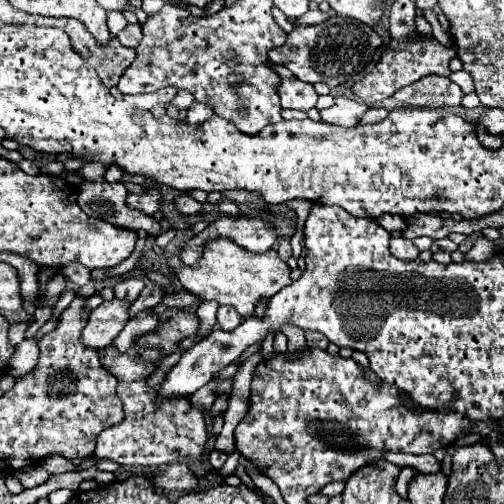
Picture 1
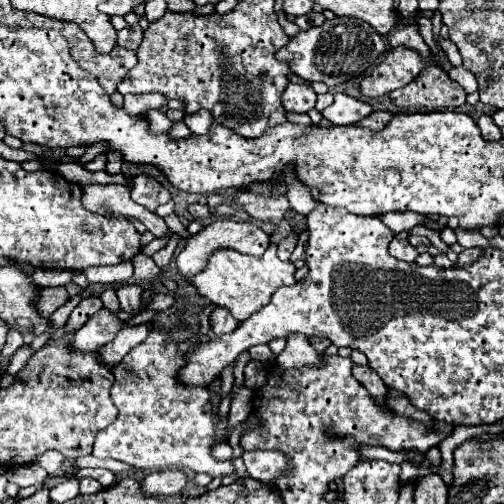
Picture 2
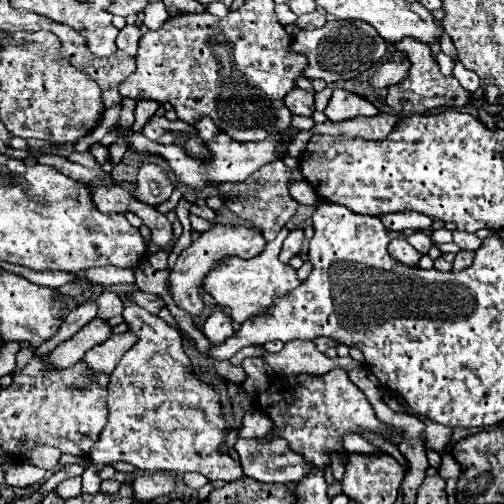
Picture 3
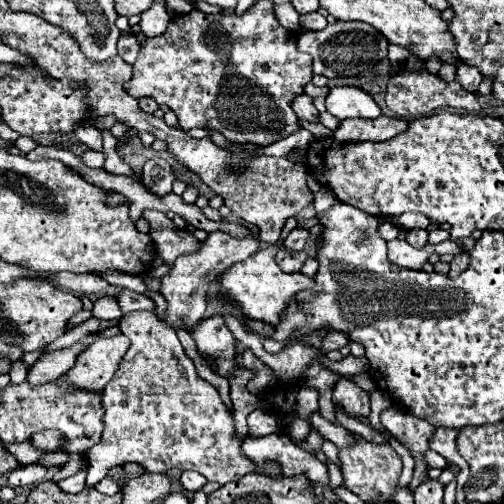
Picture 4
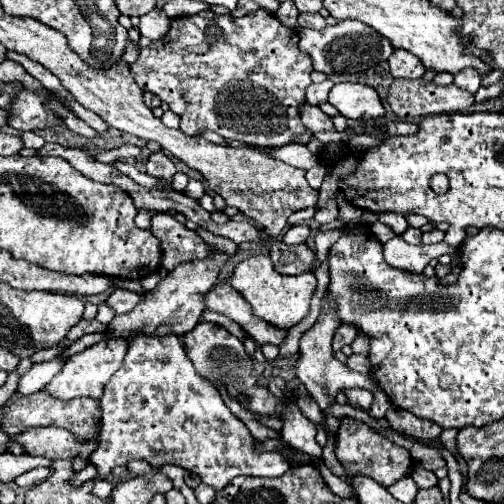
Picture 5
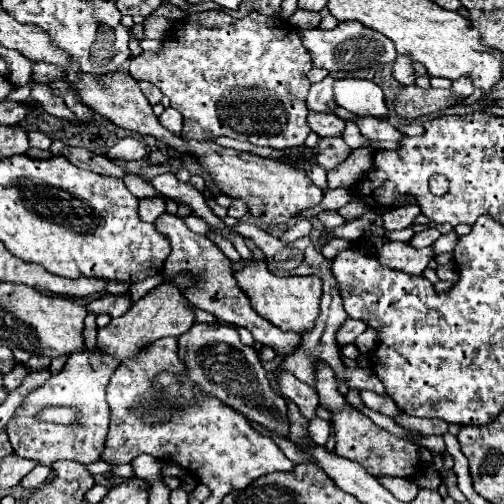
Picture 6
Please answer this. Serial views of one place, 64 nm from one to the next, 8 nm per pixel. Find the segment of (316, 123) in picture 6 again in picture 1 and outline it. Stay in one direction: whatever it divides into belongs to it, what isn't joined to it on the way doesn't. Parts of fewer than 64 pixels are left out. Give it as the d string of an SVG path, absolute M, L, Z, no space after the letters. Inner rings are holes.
M284 78L278 88L278 94L280 94L282 108L292 108L292 110L302 110L302 112L308 112L310 108L314 108L318 100L314 86L308 82L300 82L298 78L292 78L292 80Z

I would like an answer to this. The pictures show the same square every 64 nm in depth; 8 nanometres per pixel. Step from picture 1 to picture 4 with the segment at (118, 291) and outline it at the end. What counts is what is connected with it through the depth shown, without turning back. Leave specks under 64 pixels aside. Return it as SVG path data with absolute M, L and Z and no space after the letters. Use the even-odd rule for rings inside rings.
M134 311L124 315L120 322L120 330L124 336L130 338L130 348L126 356L120 362L120 368L116 370L114 378L106 384L102 392L102 406L104 406L104 432L96 446L92 446L86 452L88 460L88 486L94 486L104 476L108 476L108 470L116 464L126 462L138 462L148 472L166 472L170 468L180 470L196 470L200 472L208 482L218 482L224 486L226 482L238 480L248 472L260 472L266 476L280 476L282 466L276 460L266 460L262 464L250 460L242 452L242 442L234 428L234 418L230 410L222 404L218 390L202 380L194 368L194 362L186 356L176 332L158 319L154 312Z

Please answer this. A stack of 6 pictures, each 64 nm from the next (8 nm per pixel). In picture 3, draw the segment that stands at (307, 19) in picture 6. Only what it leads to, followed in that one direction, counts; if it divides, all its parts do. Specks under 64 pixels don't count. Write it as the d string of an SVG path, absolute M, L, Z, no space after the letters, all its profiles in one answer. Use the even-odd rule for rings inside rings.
M320 12L298 16L298 20L296 20L296 26L302 30L316 30L316 28L322 28L324 24L326 24L326 18Z

